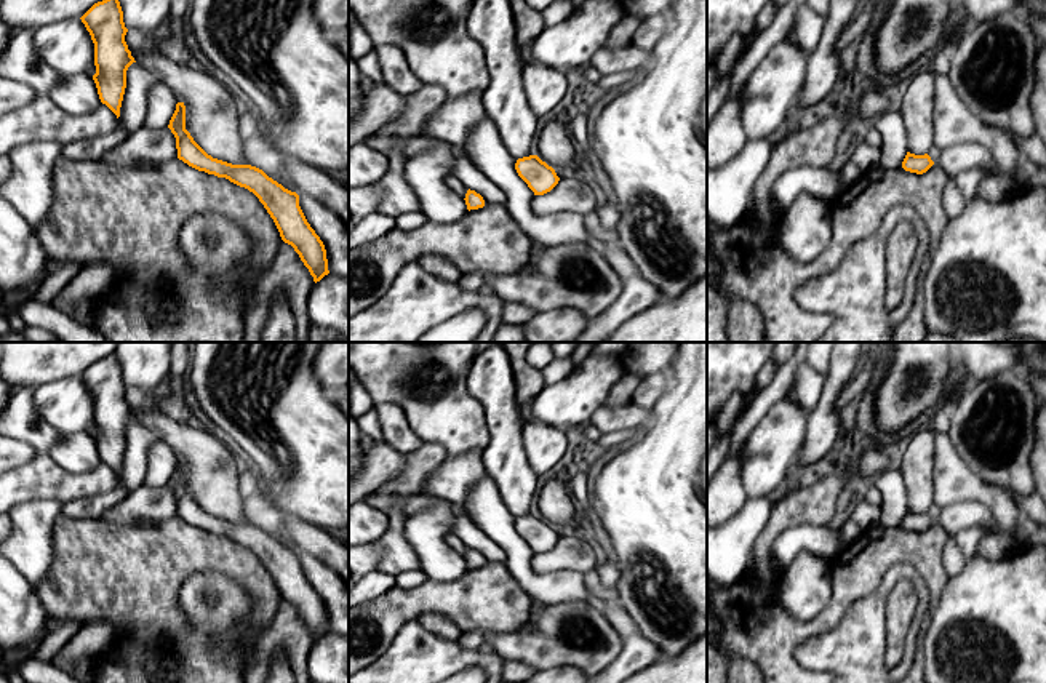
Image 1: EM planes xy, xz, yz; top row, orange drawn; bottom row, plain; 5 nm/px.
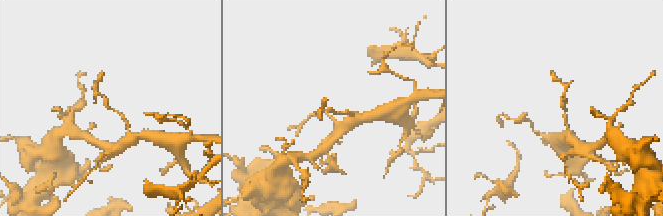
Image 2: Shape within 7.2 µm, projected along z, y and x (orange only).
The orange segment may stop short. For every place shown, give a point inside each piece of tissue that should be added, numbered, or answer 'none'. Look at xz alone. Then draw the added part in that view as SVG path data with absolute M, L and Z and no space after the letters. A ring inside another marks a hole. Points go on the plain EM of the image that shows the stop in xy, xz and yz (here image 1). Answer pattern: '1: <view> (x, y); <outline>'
none

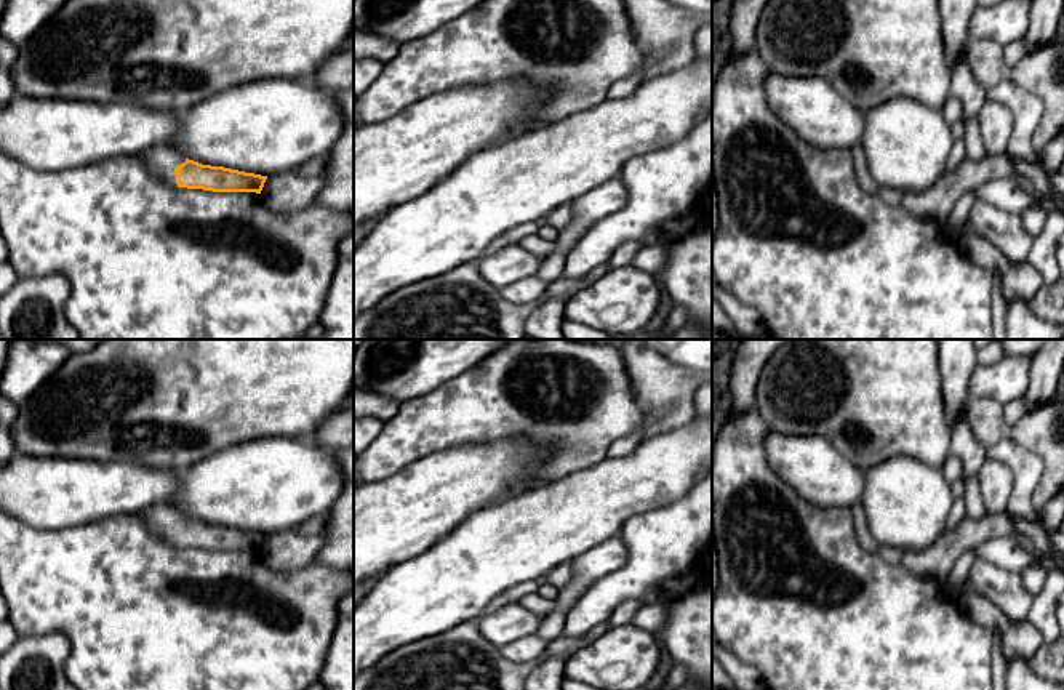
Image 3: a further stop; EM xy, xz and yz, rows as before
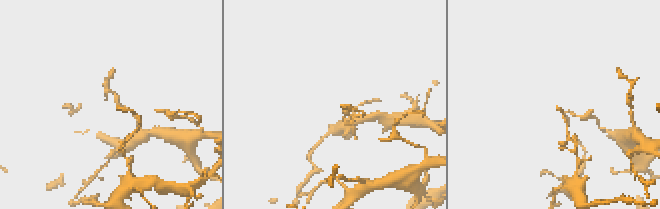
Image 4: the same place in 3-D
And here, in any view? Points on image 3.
1: xy (162, 519); M154 504L138 512L147 527L160 535L168 544L182 548L176 543L174 528L186 520L184 512L178 506Z

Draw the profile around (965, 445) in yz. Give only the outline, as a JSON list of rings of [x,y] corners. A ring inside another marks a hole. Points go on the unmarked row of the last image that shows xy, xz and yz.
[[[968,411],[962,413],[954,423],[950,453],[962,459],[962,480],[976,479],[981,464],[987,458],[987,448],[974,437],[968,424]]]

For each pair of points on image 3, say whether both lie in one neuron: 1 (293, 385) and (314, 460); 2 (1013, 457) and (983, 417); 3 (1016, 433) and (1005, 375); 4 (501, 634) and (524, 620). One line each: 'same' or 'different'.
1: different
2: different
3: different
4: same

